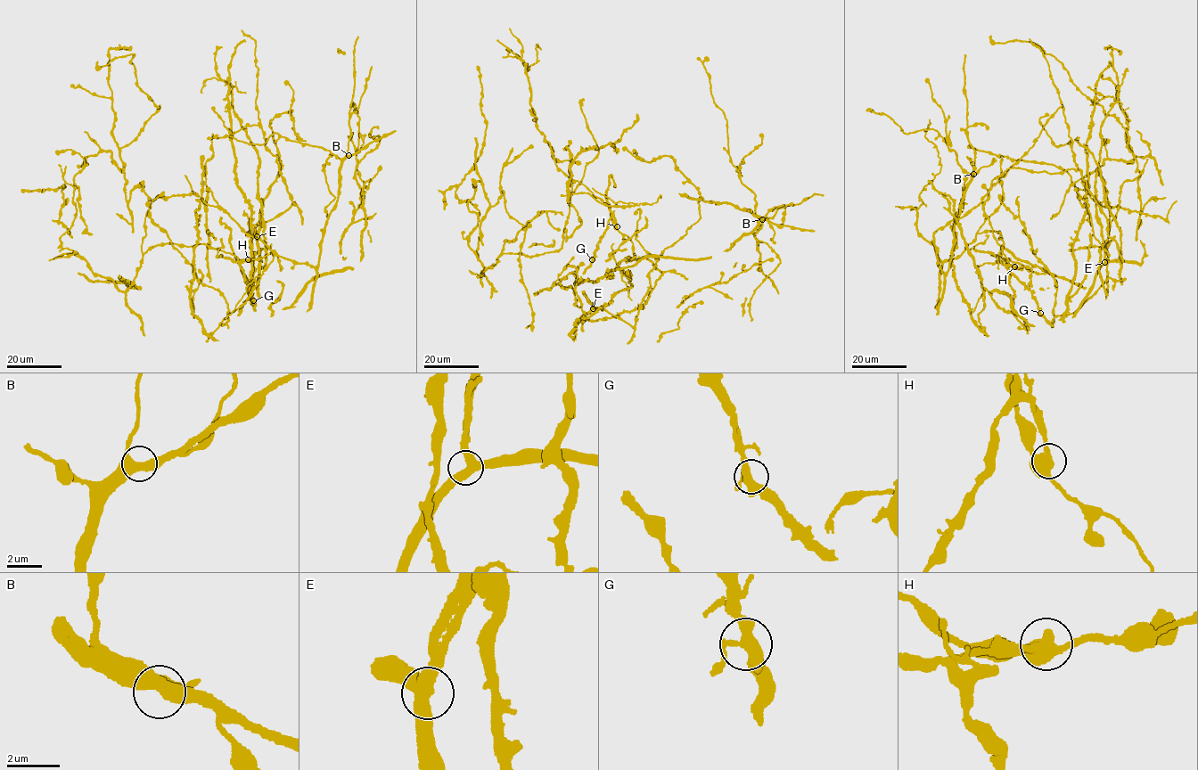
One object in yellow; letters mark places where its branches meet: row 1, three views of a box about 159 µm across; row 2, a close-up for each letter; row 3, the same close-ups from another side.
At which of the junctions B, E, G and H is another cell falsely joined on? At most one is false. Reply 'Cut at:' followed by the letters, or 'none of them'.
Cut at: none of them

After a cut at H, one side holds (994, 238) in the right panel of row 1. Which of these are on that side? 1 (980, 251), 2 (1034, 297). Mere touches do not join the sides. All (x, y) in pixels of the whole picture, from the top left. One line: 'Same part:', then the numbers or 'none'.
Same part: none

